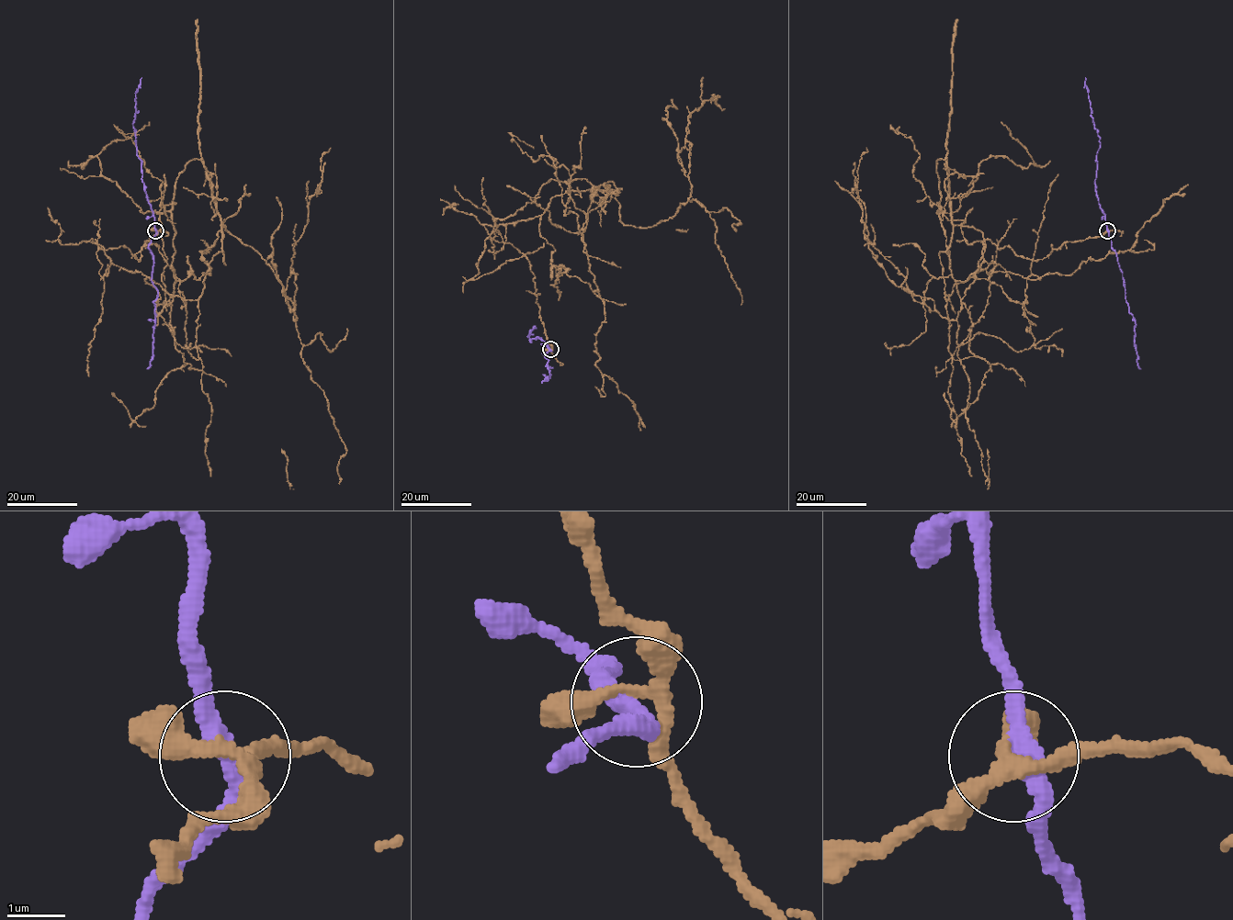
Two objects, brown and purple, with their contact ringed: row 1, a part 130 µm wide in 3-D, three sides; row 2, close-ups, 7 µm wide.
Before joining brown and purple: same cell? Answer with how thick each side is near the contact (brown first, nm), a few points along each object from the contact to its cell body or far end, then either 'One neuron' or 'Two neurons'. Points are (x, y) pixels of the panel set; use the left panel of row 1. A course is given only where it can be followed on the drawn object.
Thickness 200 nm (brown) against 320 nm. Course of brown: (155, 230), (140, 260), (89, 241), (196, 300), (220, 221), (198, 159), (176, 180), (178, 281), (245, 185). Course of purple: (155, 230), (153, 215), (141, 178), (141, 160), (137, 154), (132, 126), (135, 91), (141, 77). Two neurons

